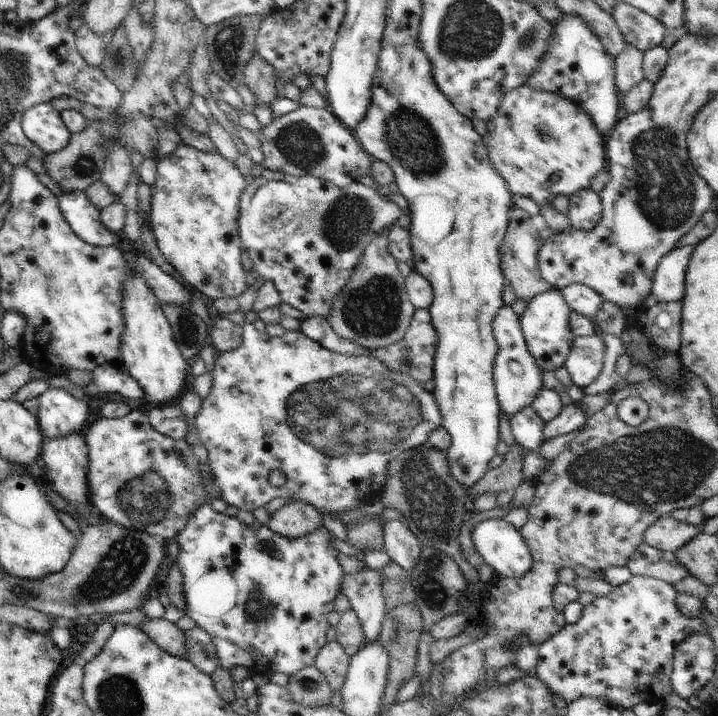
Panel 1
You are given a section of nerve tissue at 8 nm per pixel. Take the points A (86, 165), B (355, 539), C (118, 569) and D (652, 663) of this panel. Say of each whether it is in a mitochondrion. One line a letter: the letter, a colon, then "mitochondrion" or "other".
A: mitochondrion
B: other
C: mitochondrion
D: other

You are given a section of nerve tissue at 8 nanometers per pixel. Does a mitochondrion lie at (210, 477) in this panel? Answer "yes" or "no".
no

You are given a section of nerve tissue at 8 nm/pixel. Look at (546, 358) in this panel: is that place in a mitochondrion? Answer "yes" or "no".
no

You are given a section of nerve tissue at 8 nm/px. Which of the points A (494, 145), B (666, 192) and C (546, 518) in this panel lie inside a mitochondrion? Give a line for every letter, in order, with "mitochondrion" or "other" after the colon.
A: other
B: mitochondrion
C: other

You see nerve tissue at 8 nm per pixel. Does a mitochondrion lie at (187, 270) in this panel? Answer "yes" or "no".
no

